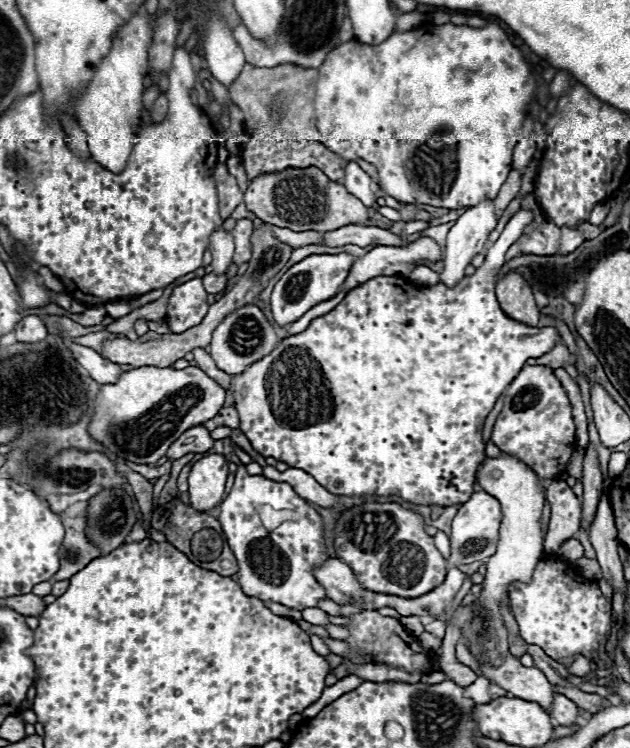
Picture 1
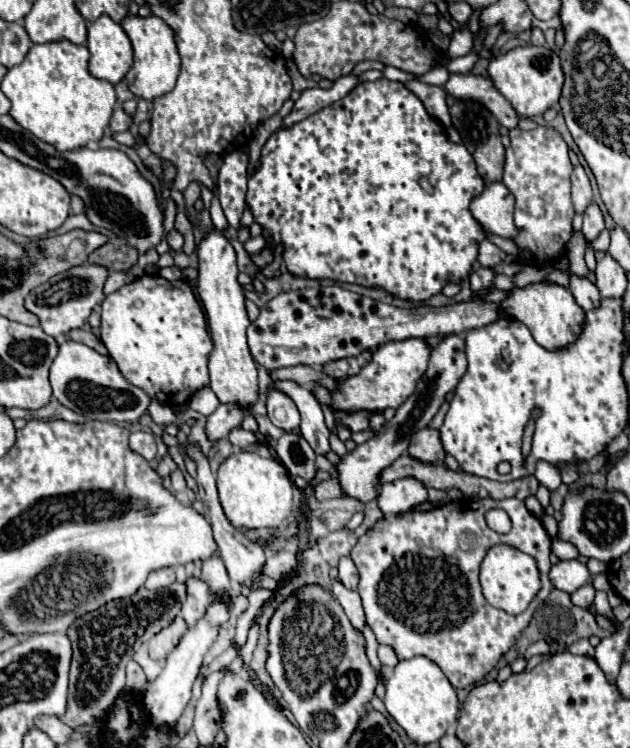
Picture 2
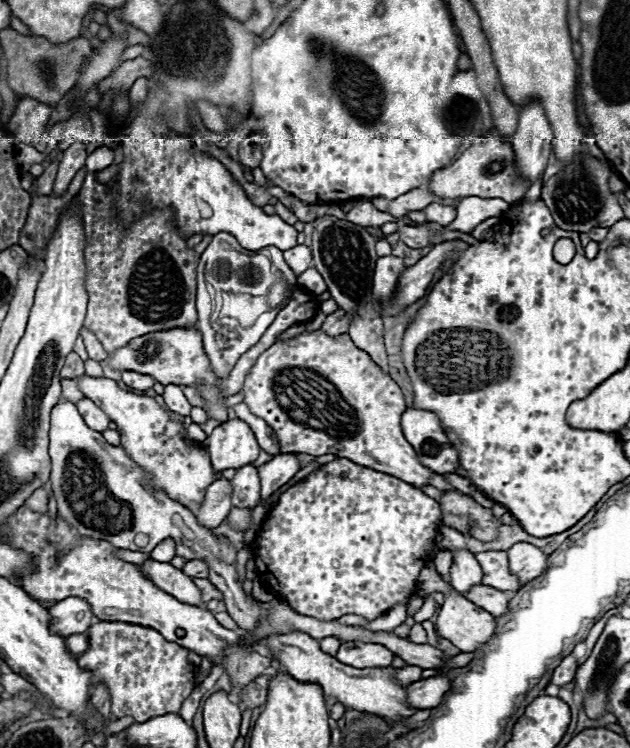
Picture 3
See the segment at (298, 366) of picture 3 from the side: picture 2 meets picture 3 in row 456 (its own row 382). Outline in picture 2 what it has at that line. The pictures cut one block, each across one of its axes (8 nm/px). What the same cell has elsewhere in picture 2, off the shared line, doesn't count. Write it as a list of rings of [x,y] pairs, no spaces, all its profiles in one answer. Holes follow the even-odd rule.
[[[408,338],[408,340],[394,340],[386,342],[384,346],[378,346],[368,366],[360,370],[360,374],[344,380],[338,384],[338,392],[330,396],[330,392],[314,384],[314,396],[320,404],[328,404],[342,412],[358,412],[358,410],[386,410],[386,408],[398,408],[404,404],[412,392],[416,390],[418,380],[428,368],[430,358],[430,346],[424,338]]]

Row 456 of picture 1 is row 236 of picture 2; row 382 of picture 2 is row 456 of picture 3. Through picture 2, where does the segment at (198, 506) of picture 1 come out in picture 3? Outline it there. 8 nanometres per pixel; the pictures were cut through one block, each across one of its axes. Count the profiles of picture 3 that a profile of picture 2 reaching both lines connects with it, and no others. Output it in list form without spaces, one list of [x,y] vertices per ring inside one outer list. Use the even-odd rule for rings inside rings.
[[[240,418],[220,424],[208,436],[206,444],[208,444],[208,454],[212,460],[214,472],[222,472],[228,468],[242,468],[244,464],[252,464],[260,452],[254,432]]]

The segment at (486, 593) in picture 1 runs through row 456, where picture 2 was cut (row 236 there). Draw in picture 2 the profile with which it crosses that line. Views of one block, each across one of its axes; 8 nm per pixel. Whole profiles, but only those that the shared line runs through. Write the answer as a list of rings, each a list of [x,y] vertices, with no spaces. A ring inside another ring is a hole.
[[[504,182],[488,184],[484,192],[472,200],[470,212],[486,236],[494,234],[512,240],[518,234],[514,224],[514,196]]]

